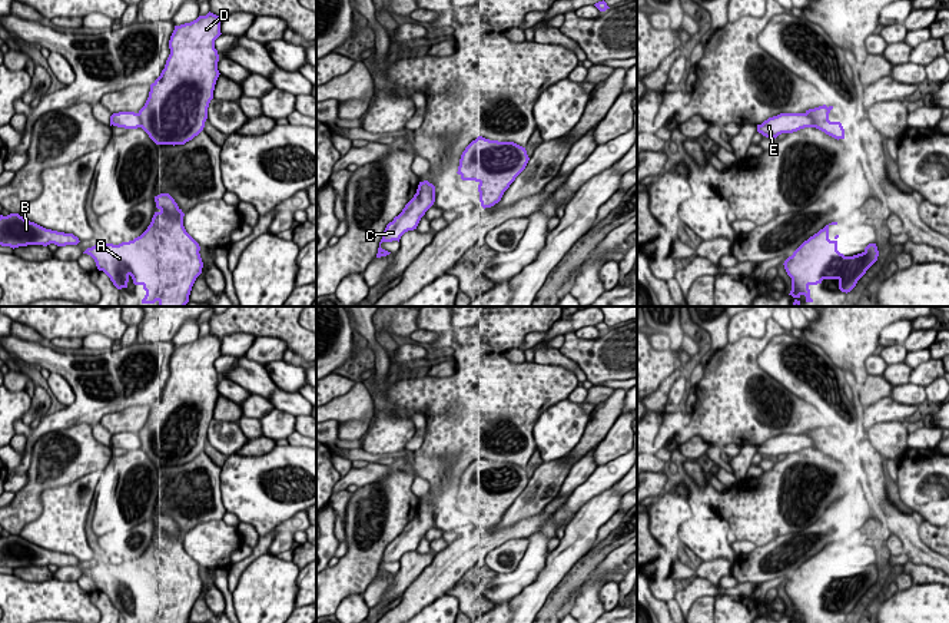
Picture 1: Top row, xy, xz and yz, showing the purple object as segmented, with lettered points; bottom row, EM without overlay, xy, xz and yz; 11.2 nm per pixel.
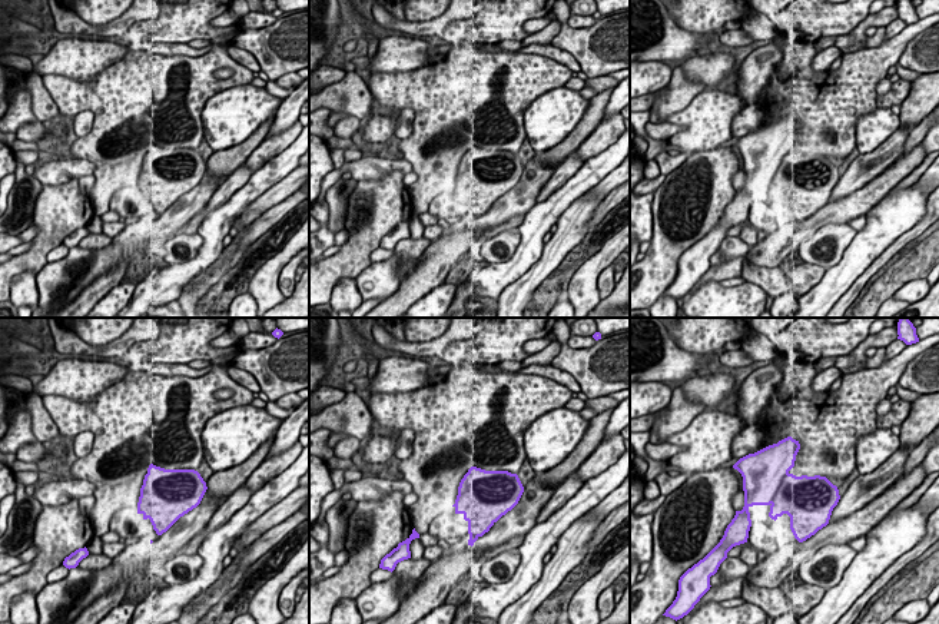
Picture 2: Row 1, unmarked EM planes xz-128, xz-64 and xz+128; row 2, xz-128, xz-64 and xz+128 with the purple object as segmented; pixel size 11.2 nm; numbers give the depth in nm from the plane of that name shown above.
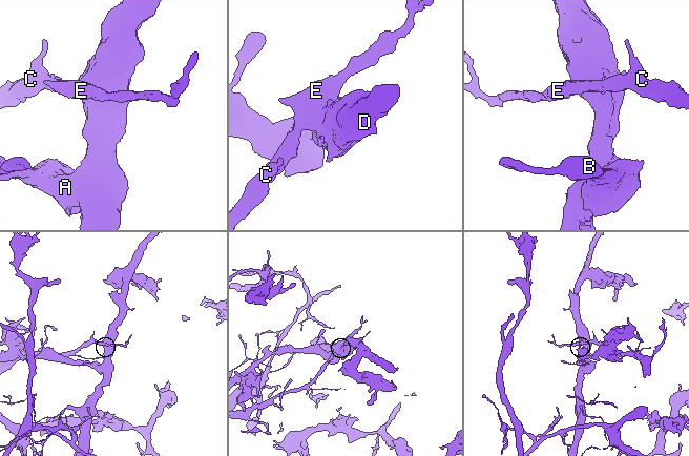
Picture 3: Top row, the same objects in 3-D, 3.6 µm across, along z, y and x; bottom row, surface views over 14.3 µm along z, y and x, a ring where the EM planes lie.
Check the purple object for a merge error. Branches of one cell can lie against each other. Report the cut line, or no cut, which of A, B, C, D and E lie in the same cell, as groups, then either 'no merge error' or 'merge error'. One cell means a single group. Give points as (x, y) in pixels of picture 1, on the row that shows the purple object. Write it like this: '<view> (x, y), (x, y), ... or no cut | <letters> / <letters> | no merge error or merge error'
yz (805, 113), (828, 113) | A B D / C E | merge error

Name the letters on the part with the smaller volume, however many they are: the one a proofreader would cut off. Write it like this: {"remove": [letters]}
{"remove": ["C", "E"]}

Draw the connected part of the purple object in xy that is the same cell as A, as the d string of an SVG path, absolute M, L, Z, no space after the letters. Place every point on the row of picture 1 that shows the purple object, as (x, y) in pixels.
M169 193L155 196L156 208L150 225L137 238L119 245L96 243L83 253L90 255L99 271L103 271L117 289L127 288L132 278L135 285L146 291L142 304L159 302L159 306L185 306L196 278L202 274L203 262L199 243L183 226L185 213Z

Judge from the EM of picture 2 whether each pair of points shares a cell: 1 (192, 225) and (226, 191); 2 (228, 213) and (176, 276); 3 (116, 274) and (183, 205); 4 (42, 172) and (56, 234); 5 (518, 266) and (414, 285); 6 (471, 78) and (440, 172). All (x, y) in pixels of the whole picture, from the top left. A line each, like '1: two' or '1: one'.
1: one
2: one
3: two
4: two
5: two
6: one

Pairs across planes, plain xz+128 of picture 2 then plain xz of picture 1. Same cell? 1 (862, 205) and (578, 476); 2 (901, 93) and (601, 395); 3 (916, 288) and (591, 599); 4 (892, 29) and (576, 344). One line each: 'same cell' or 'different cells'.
1: different cells
2: same cell
3: different cells
4: different cells

